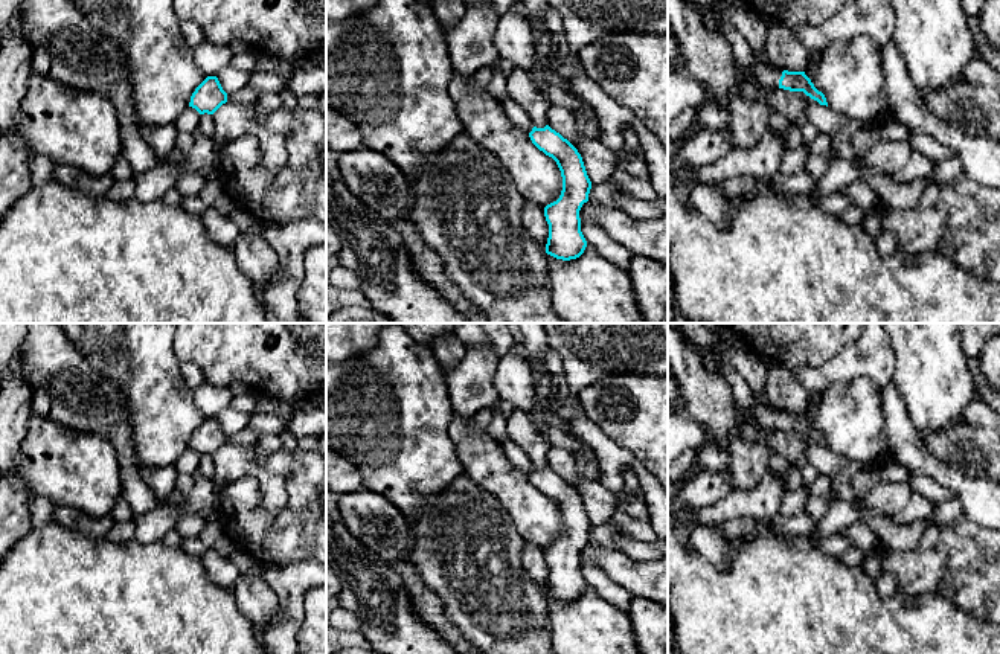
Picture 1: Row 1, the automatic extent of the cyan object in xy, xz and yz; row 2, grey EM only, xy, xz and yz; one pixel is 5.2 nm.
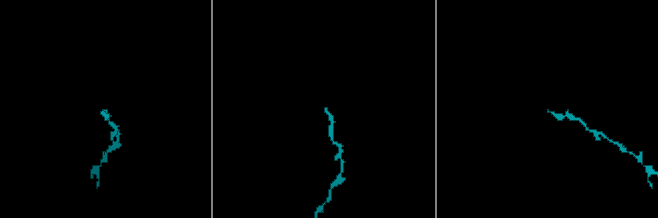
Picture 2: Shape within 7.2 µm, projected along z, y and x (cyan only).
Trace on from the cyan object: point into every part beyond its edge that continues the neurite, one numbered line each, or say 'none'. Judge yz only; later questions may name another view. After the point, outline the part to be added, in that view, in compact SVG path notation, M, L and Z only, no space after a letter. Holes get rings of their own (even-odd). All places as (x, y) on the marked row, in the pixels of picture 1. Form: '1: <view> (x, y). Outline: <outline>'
1: yz (769, 75). Outline: M752 59L752 72L756 75L761 84L777 88L784 70L777 69L776 66L765 66L756 59Z

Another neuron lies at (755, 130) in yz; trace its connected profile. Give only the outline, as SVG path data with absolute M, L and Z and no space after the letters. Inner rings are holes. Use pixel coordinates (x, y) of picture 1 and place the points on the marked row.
M668 0L668 26L678 38L681 66L678 72L698 81L712 102L730 113L730 142L741 149L753 148L770 128L770 108L739 95L742 73L730 44L720 29L707 29L703 15L689 0Z

